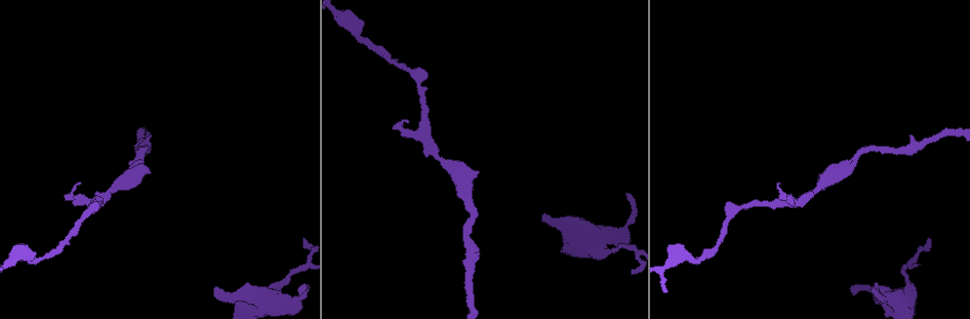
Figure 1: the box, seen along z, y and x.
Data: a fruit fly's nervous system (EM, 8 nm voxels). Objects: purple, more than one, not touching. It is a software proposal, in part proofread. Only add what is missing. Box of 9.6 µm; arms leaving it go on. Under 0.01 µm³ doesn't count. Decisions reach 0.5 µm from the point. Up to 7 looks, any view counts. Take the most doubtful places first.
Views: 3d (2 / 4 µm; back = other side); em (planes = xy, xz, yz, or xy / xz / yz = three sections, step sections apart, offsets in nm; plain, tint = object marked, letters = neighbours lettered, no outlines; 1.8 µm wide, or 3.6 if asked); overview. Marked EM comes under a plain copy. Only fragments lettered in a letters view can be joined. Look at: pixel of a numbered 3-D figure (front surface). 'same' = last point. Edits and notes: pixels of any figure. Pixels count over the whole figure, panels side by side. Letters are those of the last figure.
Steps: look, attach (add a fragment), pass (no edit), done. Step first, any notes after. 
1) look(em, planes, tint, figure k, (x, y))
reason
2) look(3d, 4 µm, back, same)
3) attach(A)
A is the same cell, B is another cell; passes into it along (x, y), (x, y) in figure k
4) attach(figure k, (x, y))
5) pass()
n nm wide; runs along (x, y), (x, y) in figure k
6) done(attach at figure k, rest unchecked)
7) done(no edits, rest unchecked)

look(em, xz, step 8, tint, figure 1, (544, 214))
an open end

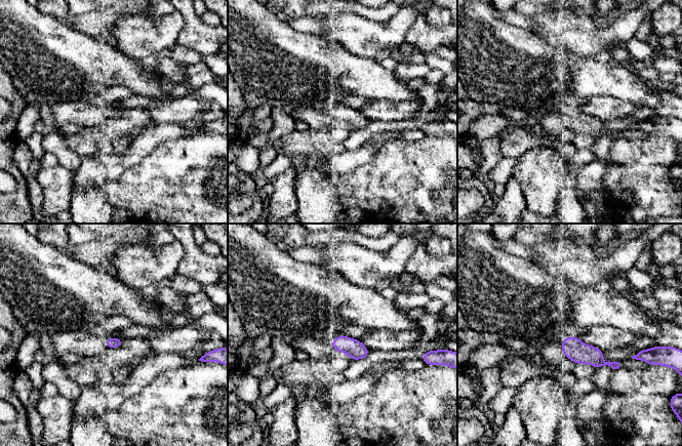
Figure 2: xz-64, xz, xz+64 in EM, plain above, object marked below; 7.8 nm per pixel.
look(em, planes, letters, same)
cut it another way

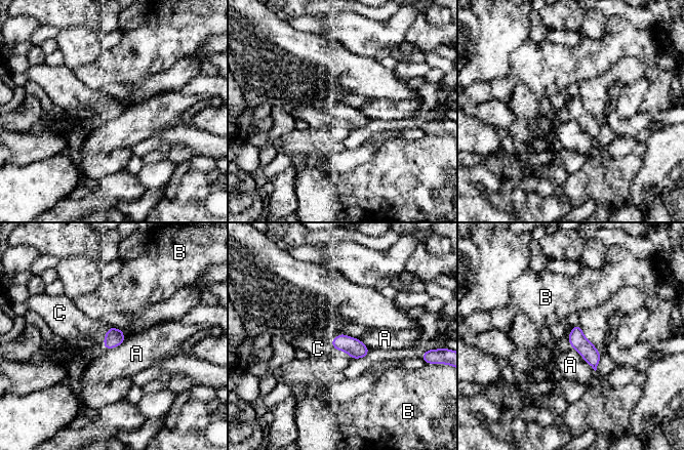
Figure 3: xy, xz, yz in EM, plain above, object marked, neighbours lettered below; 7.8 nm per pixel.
attach(C)
C is the same cell, A and B are other cells; the neuron continues

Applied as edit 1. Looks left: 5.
look(em, xy, step 16, tint, figure 1, (852, 290))
an open end

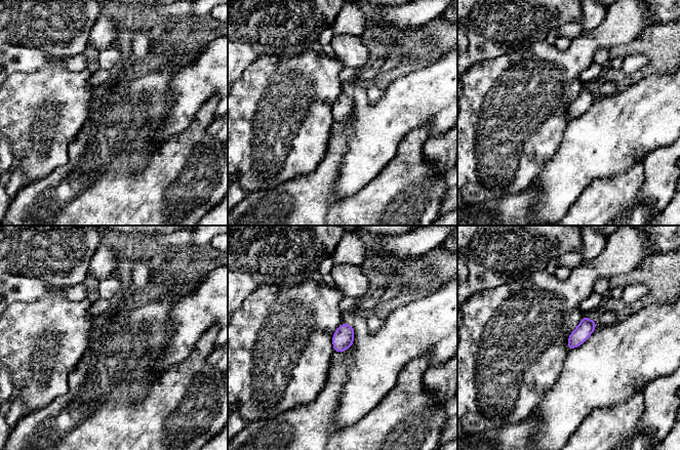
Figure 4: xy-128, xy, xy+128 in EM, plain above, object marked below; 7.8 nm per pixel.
look(em, planes, letters, same)
another direction

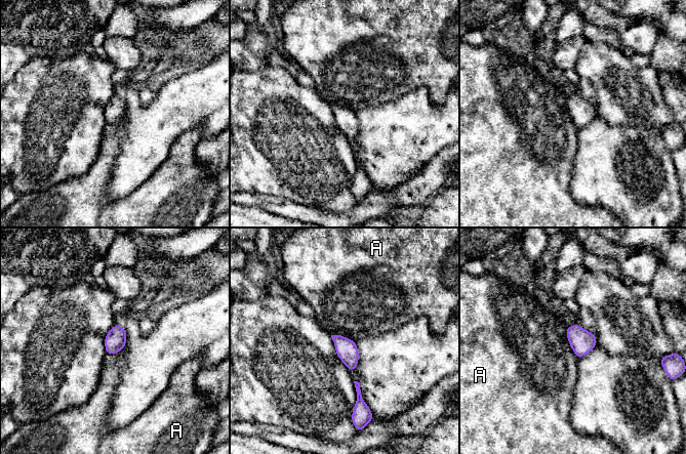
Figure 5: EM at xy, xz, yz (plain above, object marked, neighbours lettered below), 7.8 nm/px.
pass()
A is another cell; border along (565, 328), (567, 341), (577, 358) in figure 5; no lettered fragment goes on from it

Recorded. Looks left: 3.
look(em, 3.6 µm, planes, letters, figure 1, (408, 120))
branch stops here

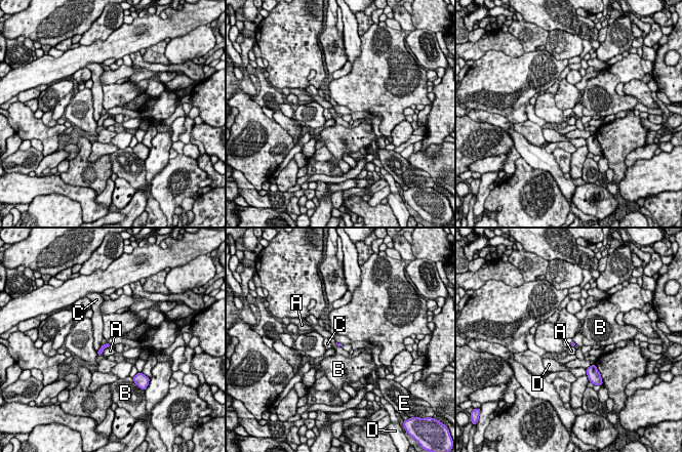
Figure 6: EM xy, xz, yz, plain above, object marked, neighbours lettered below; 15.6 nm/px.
pass()
A, B, C, D and E are other cells; none of them fits

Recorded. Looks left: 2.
done(attach at figure 3, rest unchecked)

